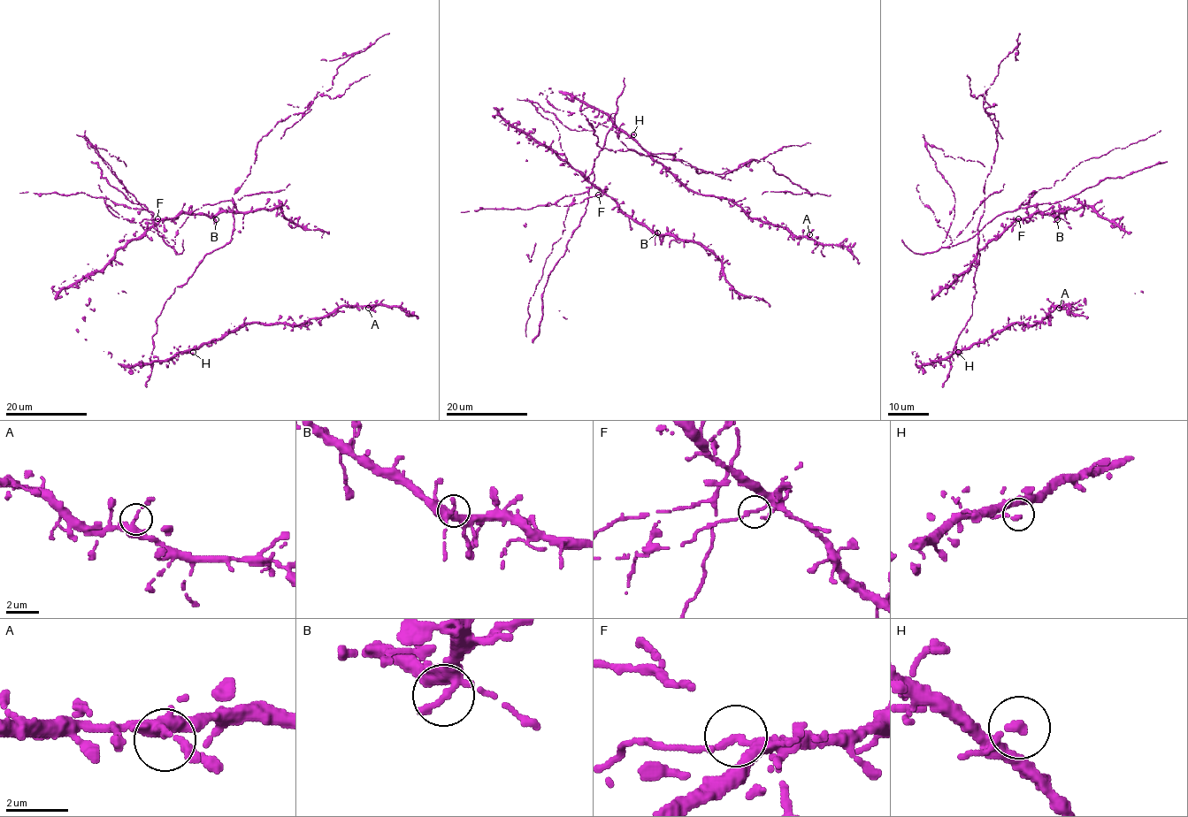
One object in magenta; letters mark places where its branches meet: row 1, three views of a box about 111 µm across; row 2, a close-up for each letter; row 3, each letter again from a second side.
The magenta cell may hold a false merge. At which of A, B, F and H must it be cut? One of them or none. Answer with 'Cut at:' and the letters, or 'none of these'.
Cut at: F

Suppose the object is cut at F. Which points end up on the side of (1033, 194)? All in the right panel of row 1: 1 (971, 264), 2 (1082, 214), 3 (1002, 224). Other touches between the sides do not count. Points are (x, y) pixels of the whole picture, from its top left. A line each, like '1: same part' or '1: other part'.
1: other part
2: other part
3: other part

